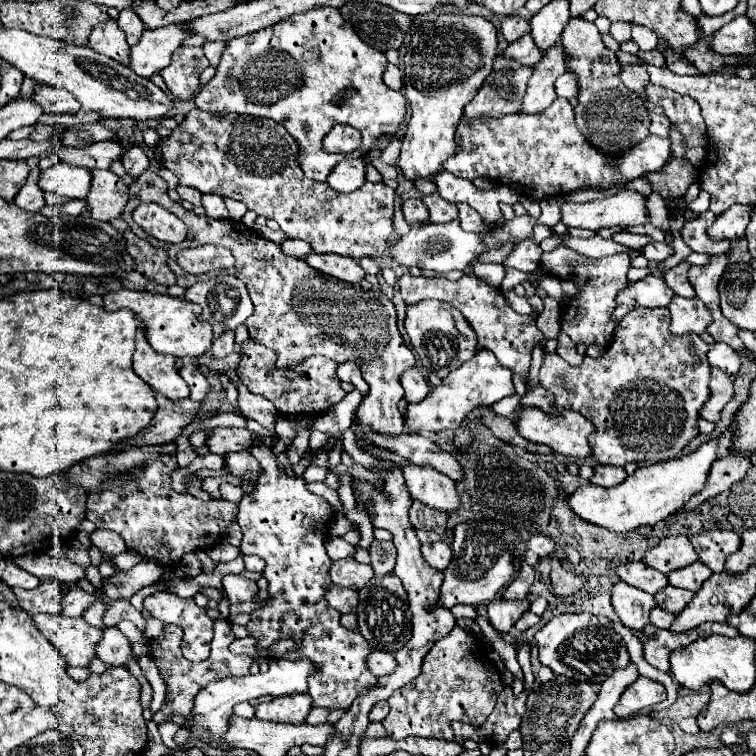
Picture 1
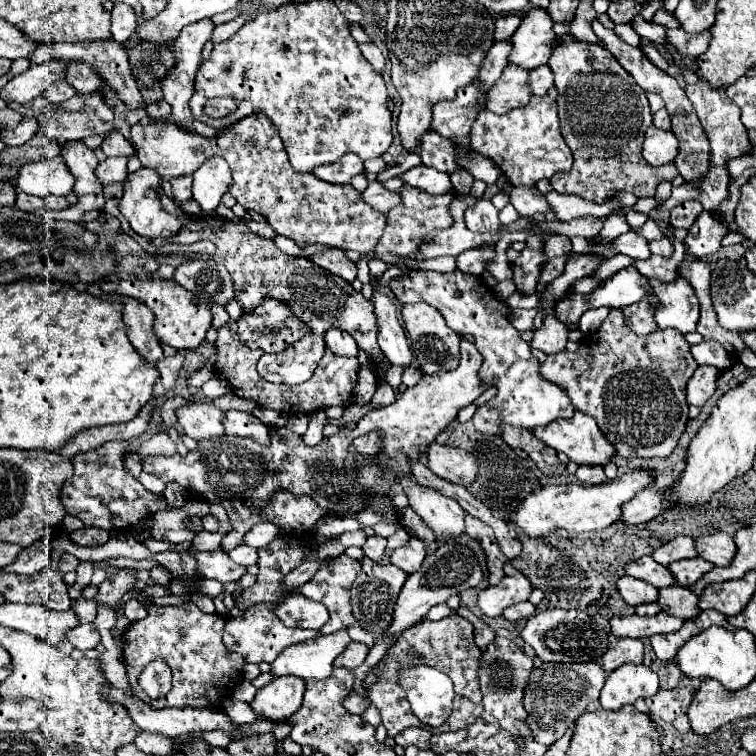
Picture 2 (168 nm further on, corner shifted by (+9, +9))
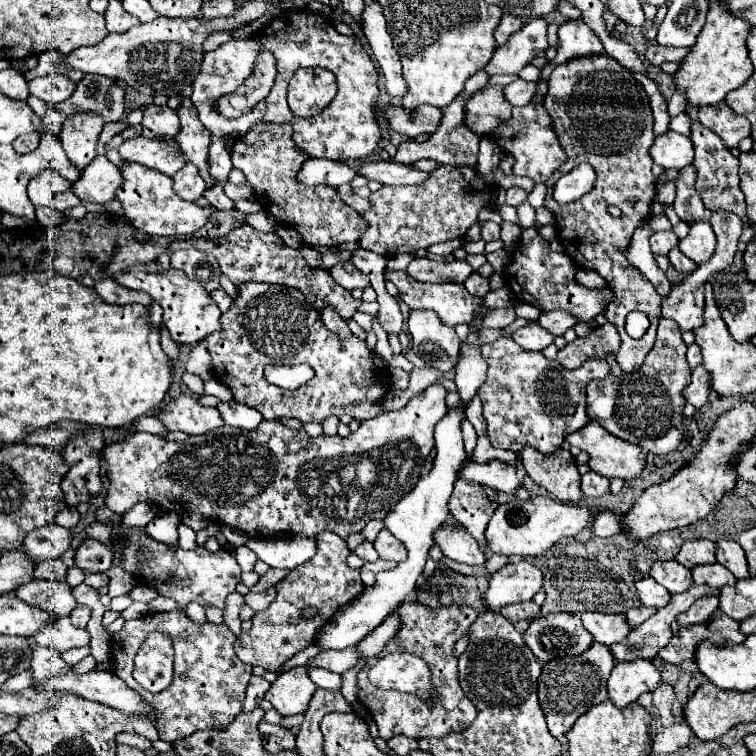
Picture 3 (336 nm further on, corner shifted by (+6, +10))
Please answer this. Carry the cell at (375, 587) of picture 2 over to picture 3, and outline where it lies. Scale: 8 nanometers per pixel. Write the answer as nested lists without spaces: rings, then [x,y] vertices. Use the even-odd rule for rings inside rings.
[[[386,560],[366,562],[366,564],[360,568],[360,576],[362,576],[364,586],[372,586],[372,584],[374,584],[376,574],[378,574],[378,572],[382,572],[382,570],[388,570],[388,568],[394,568],[394,562],[386,562]]]

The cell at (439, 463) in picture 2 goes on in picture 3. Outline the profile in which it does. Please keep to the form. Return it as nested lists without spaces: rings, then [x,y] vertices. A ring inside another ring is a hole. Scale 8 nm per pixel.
[[[466,460],[464,468],[460,470],[460,476],[470,480],[470,482],[478,482],[482,486],[496,488],[496,490],[506,492],[510,496],[514,496],[516,490],[522,486],[518,476],[516,476],[516,466],[504,464],[504,462],[498,462],[498,460],[492,460],[492,462],[486,462],[486,464]]]

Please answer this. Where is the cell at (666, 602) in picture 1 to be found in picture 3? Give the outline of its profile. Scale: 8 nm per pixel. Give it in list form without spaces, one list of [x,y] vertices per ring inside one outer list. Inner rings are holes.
[[[702,596],[698,598],[686,612],[682,612],[674,624],[672,624],[672,632],[676,634],[680,628],[684,626],[694,626],[694,624],[706,624],[706,620],[710,620],[710,616],[714,614],[714,610],[718,608],[720,600],[718,596]]]

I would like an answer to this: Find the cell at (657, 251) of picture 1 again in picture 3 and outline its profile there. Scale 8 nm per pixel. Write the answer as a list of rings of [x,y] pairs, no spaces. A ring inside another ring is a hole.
[[[674,248],[670,254],[668,254],[668,260],[670,260],[670,264],[672,264],[672,268],[676,270],[676,272],[680,272],[680,274],[690,274],[690,272],[694,272],[698,266],[690,260],[690,258],[686,258],[678,248]]]

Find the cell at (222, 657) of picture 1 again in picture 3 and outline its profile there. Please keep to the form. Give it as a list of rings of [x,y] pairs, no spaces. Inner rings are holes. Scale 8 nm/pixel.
[[[152,612],[152,614],[146,614],[144,618],[136,618],[136,620],[128,620],[128,622],[124,622],[124,626],[122,626],[122,630],[120,632],[116,632],[116,634],[112,634],[112,662],[114,662],[114,666],[112,666],[112,672],[118,676],[118,678],[122,678],[124,682],[126,682],[126,686],[128,688],[134,688],[138,694],[141,695],[142,700],[146,702],[146,704],[150,704],[152,706],[152,710],[156,712],[154,714],[154,720],[156,720],[156,728],[158,728],[158,732],[160,732],[160,738],[162,738],[162,732],[164,732],[164,726],[168,726],[170,722],[188,722],[188,724],[210,724],[210,728],[214,728],[214,730],[222,730],[222,728],[226,728],[232,720],[234,720],[234,716],[238,716],[240,712],[242,712],[242,702],[244,702],[244,692],[246,692],[246,686],[248,686],[248,682],[250,682],[250,678],[252,678],[252,666],[250,664],[246,664],[246,662],[242,662],[238,656],[236,656],[236,652],[234,652],[234,642],[236,642],[236,636],[230,632],[230,628],[226,626],[226,624],[212,624],[212,622],[208,622],[208,624],[196,624],[196,622],[192,622],[188,616],[184,616],[182,612]],[[154,630],[160,630],[160,632],[168,632],[170,636],[172,636],[172,640],[174,640],[174,680],[172,680],[172,684],[170,684],[170,688],[166,688],[166,690],[162,690],[162,692],[158,692],[156,696],[152,695],[150,692],[144,689],[140,689],[140,686],[134,678],[132,678],[132,666],[134,666],[134,654],[138,652],[138,640],[144,640],[146,638],[146,634],[148,632],[154,632]]]

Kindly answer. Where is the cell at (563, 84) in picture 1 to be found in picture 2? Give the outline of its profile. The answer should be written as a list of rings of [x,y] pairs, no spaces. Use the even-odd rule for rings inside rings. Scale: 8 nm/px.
[[[541,65],[539,69],[531,71],[531,89],[535,95],[545,95],[553,85],[553,73],[549,65]]]

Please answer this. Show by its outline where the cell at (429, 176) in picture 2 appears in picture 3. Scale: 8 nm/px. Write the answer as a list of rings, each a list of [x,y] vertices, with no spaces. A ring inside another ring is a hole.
[[[370,160],[358,168],[358,174],[364,176],[366,180],[376,180],[380,184],[392,184],[392,186],[422,184],[428,178],[428,172],[414,170],[412,166],[404,166],[398,162],[370,162]]]

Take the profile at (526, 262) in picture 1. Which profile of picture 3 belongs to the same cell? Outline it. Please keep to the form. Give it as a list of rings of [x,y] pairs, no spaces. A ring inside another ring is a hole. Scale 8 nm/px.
[[[414,258],[406,272],[418,282],[456,282],[462,284],[470,274],[472,268],[466,260],[452,260],[452,262],[434,262],[428,258]]]

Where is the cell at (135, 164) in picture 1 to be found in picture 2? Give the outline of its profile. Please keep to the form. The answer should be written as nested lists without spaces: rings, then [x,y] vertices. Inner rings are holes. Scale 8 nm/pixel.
[[[107,157],[105,161],[99,163],[95,175],[101,179],[103,185],[115,183],[115,181],[125,181],[127,179],[127,157]]]

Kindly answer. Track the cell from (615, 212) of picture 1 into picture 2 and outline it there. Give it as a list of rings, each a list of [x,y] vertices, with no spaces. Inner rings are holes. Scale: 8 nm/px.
[[[513,187],[511,189],[511,205],[519,211],[521,217],[533,217],[535,213],[549,213],[553,211],[549,201],[537,187]]]

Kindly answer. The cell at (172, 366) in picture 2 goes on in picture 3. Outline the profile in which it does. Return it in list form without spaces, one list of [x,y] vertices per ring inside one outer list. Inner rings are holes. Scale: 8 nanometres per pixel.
[[[164,324],[160,326],[160,334],[162,334],[162,348],[164,348],[164,352],[174,360],[178,356],[178,344],[174,340],[170,340],[170,334],[166,332]]]

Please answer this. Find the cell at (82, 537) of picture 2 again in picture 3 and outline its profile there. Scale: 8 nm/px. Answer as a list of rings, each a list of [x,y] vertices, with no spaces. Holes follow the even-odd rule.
[[[86,538],[80,548],[76,550],[76,558],[74,558],[76,566],[88,574],[98,574],[98,572],[106,572],[112,566],[112,552],[108,548],[108,544],[98,542],[98,540],[90,540]]]

